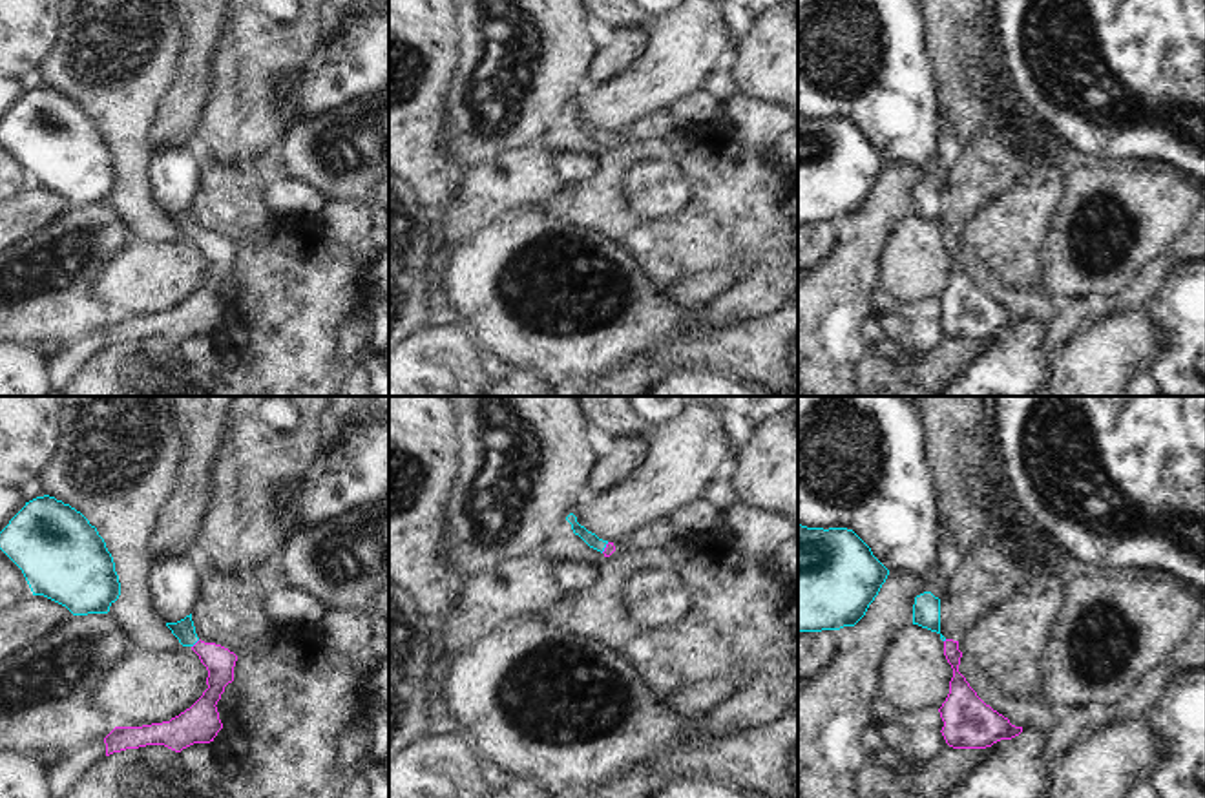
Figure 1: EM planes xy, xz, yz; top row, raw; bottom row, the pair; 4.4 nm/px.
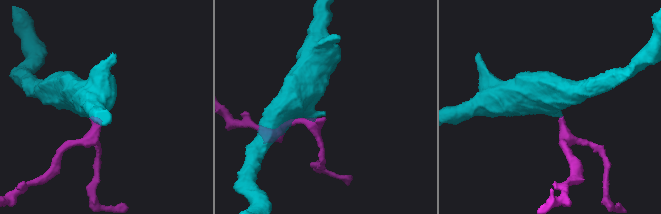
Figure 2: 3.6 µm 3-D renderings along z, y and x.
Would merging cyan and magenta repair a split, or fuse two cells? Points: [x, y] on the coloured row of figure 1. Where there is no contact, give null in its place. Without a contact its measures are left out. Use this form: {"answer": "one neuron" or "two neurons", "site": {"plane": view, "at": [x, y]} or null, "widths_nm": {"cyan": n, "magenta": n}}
{"answer": "one neuron", "site": {"plane": "xy", "at": [196, 641]}, "widths_nm": {"cyan": 90, "magenta": 140}}

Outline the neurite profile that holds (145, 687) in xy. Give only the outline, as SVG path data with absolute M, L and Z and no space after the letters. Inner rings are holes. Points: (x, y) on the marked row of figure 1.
M192 646L139 650L122 657L97 694L115 727L170 721L208 688L208 670Z

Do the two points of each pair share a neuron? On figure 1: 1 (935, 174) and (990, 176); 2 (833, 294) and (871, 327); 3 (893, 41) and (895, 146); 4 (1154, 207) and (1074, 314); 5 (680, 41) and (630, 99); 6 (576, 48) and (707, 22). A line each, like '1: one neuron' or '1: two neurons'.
1: two neurons
2: two neurons
3: one neuron
4: two neurons
5: one neuron
6: two neurons

